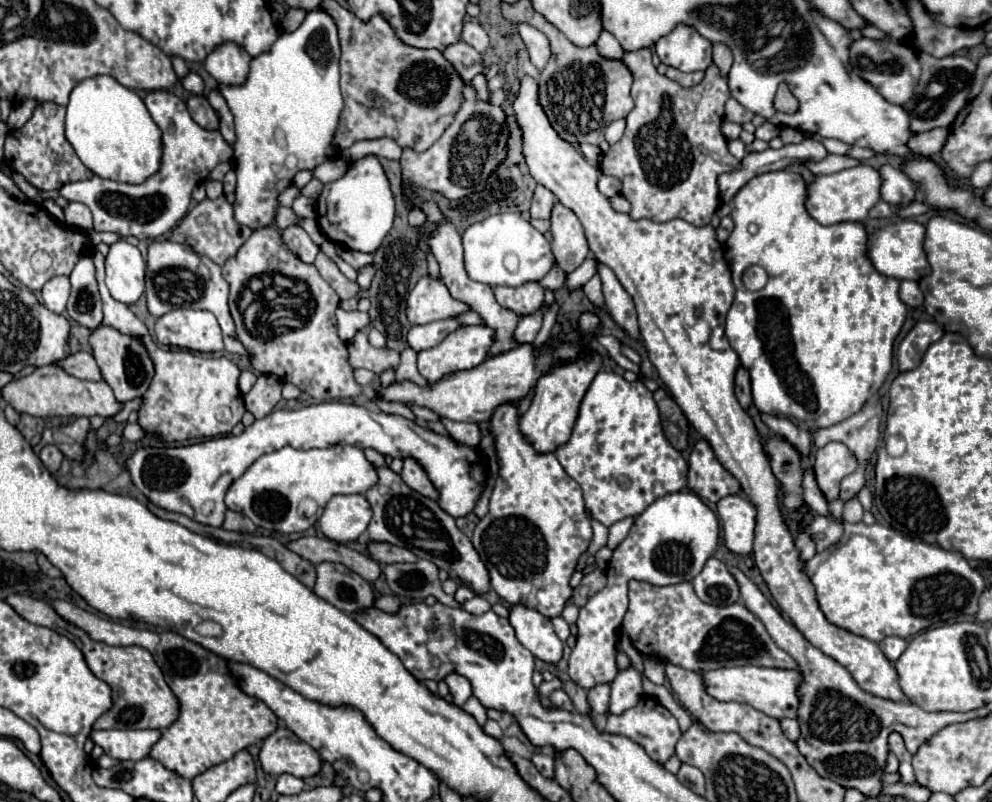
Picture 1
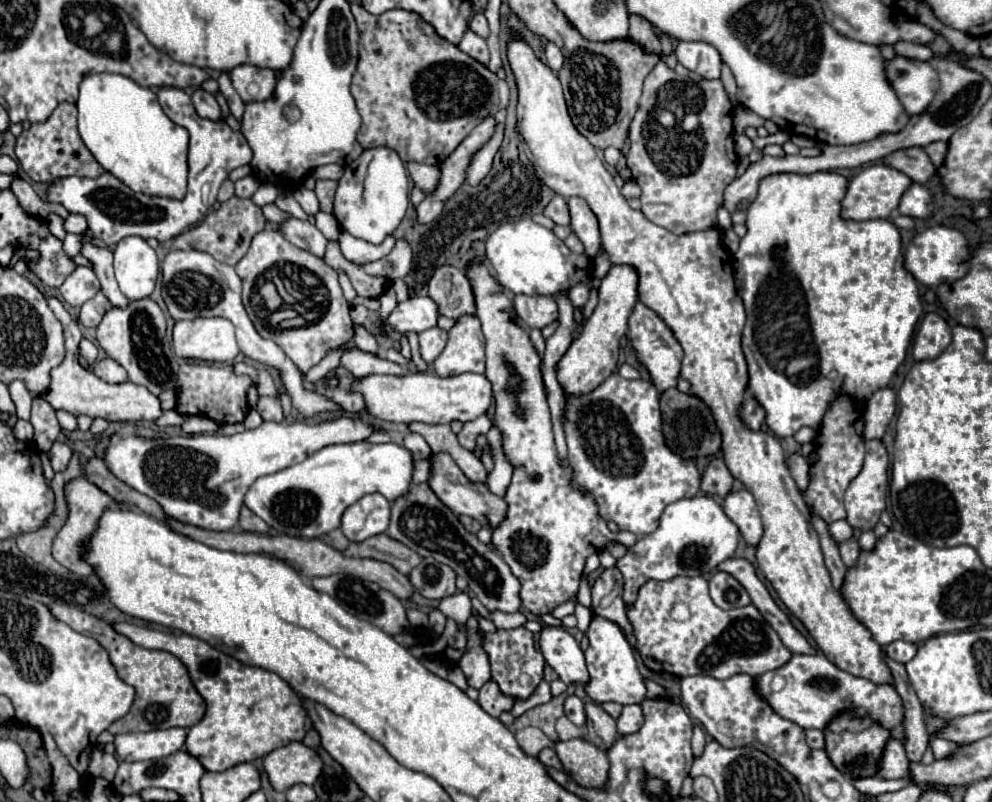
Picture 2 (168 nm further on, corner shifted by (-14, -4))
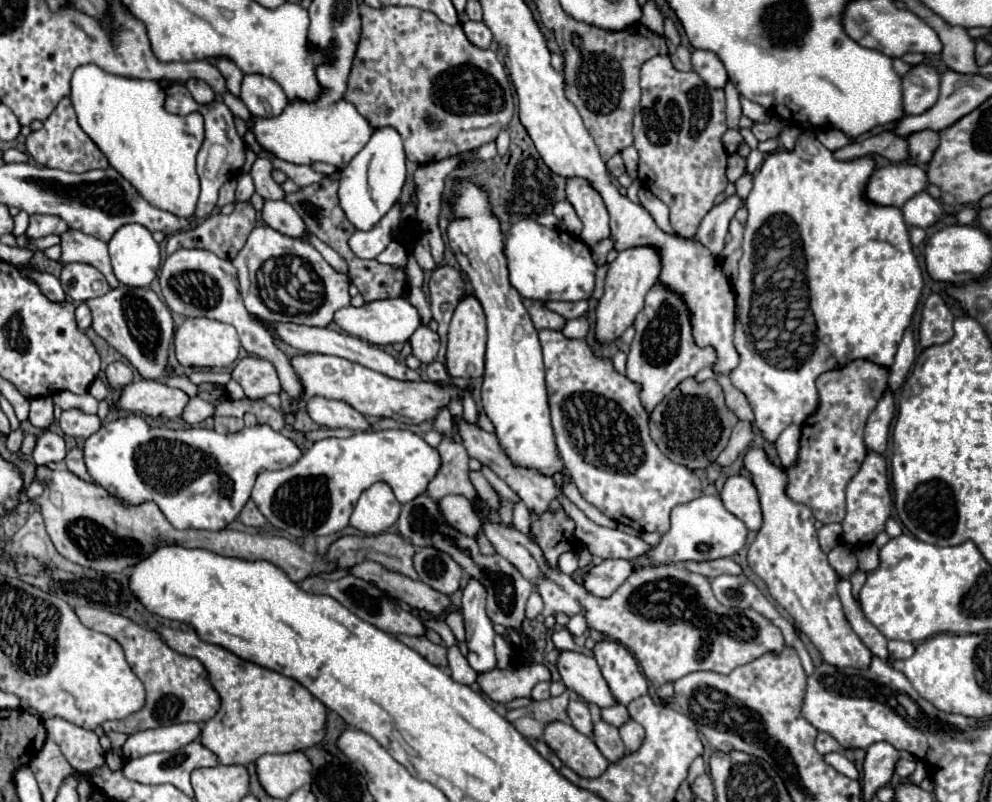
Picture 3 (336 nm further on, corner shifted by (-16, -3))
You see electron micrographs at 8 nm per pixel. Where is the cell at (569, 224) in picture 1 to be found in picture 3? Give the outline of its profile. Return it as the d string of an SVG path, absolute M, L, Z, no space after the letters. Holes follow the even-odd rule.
M570 178L566 182L566 198L570 200L578 218L584 224L580 240L586 246L594 246L600 240L610 236L606 206L604 206L600 194L586 180Z

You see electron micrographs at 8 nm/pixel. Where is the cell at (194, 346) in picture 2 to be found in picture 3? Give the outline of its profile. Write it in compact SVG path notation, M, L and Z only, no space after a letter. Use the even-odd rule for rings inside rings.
M186 318L184 324L176 330L174 346L176 346L176 358L182 366L224 368L238 358L240 338L236 334L236 328L230 324L210 320L210 318Z

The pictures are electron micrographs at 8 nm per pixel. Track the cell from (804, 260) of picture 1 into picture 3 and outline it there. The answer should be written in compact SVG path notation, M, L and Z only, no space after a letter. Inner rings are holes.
M800 134L796 148L792 152L776 150L774 154L768 154L762 168L754 174L754 186L746 198L748 222L746 222L744 244L742 244L740 272L738 272L738 278L734 280L734 294L736 294L734 346L740 354L740 364L730 372L728 378L748 398L748 402L754 410L754 416L756 416L756 426L762 430L762 434L768 442L776 442L776 438L780 436L780 432L784 428L788 428L790 424L802 424L808 416L812 416L816 412L816 406L820 404L820 396L816 390L816 378L820 374L824 374L828 370L838 370L852 360L868 360L878 366L890 368L894 362L898 344L902 342L902 336L912 322L912 314L914 314L920 294L922 294L922 272L920 272L916 256L912 254L908 228L904 224L900 208L870 204L864 198L864 186L872 172L874 172L872 158L858 158L854 162L842 162L842 160L832 158L832 152L828 148L824 148L814 138L814 134ZM786 320L800 320L800 324L796 330L790 332L790 330L786 330Z

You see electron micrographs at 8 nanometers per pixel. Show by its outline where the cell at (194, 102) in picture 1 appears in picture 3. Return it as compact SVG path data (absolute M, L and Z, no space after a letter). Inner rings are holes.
M188 80L186 82L186 88L188 88L188 92L192 94L192 98L196 100L196 102L200 102L200 104L208 104L208 102L214 102L216 100L216 94L214 94L214 90L206 84L206 82L200 82L200 80Z

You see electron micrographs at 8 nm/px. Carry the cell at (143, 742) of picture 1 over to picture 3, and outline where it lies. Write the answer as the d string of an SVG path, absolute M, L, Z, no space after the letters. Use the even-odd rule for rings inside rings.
M194 722L160 726L128 736L128 740L122 746L122 752L126 760L140 758L152 752L172 752L194 742L198 736L200 736L200 726Z

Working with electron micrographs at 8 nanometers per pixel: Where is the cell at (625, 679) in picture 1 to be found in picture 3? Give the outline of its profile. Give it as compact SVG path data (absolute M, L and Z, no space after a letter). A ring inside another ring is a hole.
M628 720L624 726L620 726L620 736L622 736L622 742L626 746L628 752L634 752L640 748L642 740L644 740L644 728L634 722L634 720Z

